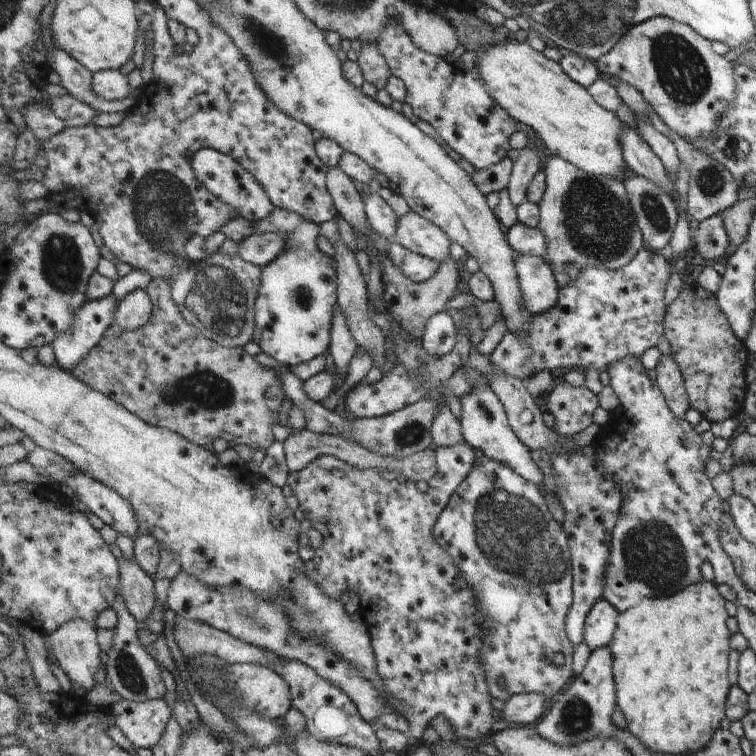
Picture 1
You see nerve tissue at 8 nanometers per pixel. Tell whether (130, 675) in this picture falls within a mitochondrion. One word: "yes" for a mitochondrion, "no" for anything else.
yes

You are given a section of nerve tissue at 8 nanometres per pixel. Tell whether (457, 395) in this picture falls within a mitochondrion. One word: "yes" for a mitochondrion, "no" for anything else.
no

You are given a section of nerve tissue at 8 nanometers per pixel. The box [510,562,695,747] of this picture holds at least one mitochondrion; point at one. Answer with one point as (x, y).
(576, 718)

